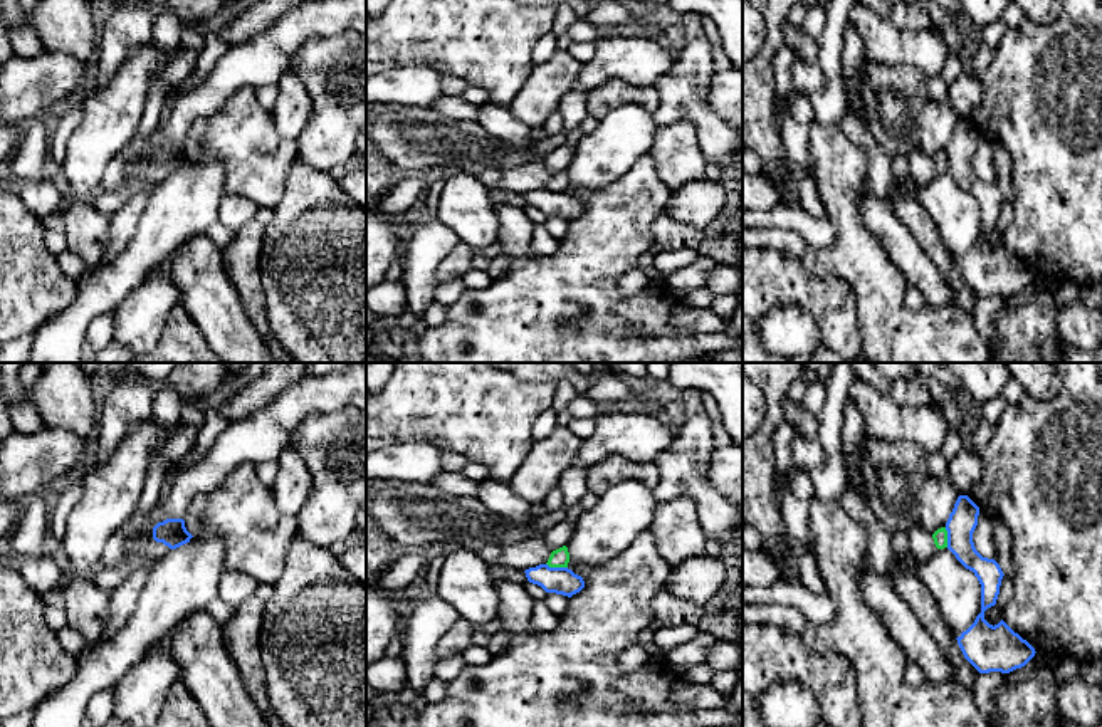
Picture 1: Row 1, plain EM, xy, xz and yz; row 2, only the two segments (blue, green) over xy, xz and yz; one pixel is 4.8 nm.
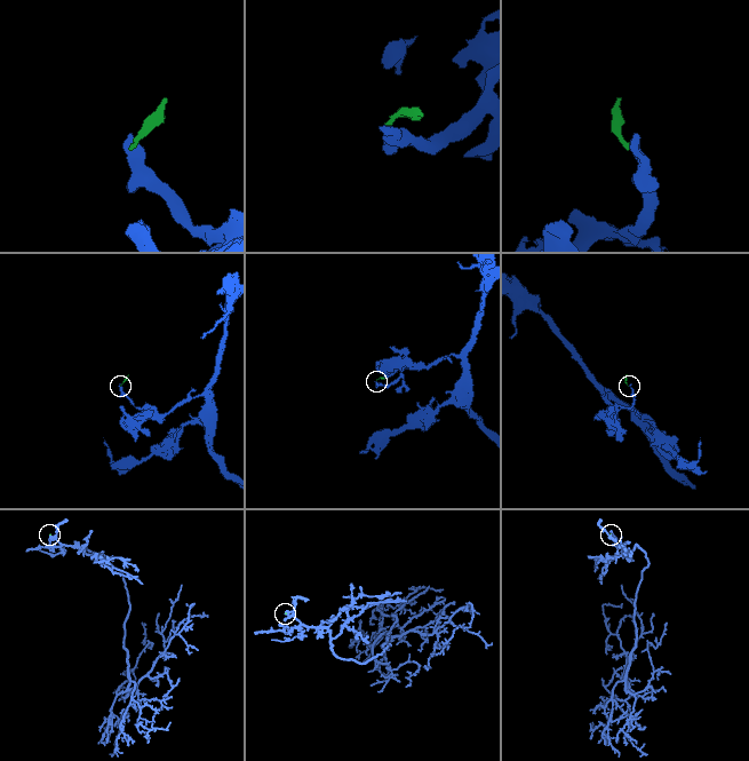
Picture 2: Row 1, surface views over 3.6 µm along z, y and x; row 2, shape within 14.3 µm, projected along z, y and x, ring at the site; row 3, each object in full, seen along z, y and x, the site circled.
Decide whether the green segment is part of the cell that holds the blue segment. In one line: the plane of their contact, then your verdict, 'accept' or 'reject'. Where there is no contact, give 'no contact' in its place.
xz | reject

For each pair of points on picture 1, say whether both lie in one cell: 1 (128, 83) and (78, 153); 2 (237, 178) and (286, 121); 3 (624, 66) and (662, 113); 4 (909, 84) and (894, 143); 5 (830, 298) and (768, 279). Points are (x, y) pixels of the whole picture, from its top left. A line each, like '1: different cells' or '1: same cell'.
1: same cell
2: different cells
3: different cells
4: same cell
5: same cell

